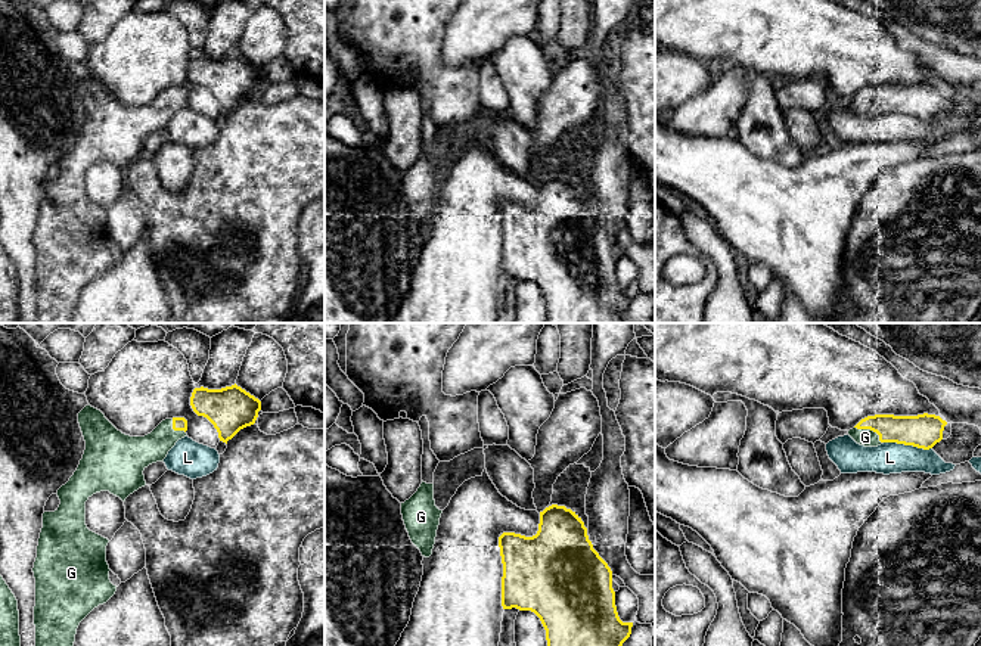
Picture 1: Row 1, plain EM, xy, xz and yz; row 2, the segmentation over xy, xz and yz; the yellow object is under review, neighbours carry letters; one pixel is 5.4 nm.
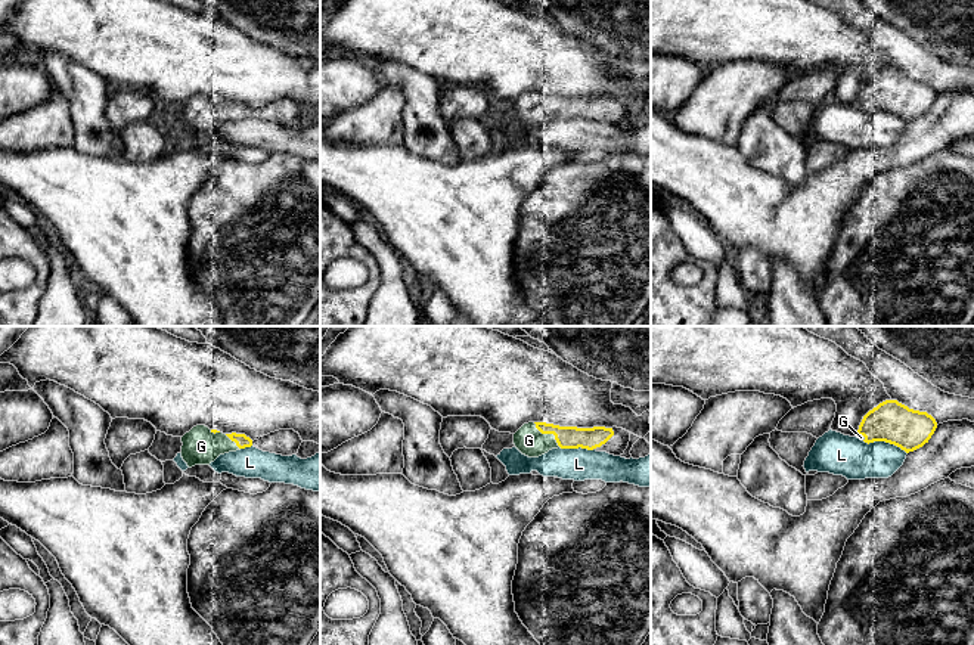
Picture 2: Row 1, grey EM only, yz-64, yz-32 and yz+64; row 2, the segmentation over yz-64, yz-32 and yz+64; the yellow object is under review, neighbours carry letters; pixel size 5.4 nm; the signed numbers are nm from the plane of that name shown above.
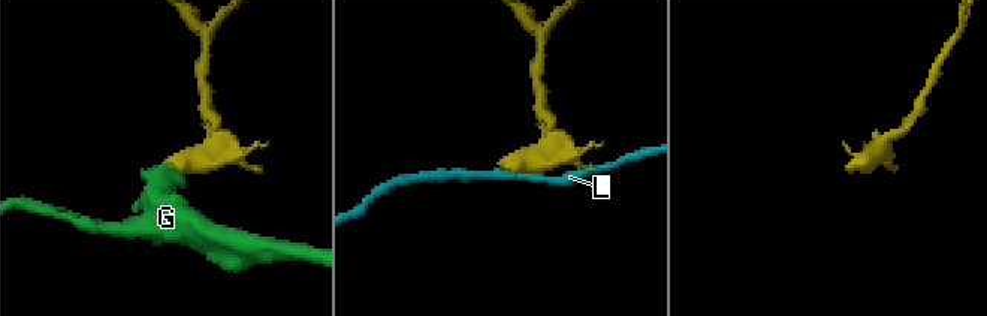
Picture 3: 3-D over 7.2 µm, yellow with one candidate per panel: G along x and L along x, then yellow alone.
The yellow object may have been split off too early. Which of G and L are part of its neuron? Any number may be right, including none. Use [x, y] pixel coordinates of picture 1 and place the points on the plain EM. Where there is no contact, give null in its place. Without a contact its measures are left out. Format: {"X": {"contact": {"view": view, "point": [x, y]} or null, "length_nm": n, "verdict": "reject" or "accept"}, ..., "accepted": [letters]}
{"G": {"contact": {"view": "yz", "point": [871, 99]}, "length_nm": 180, "verdict": "accept"}, "L": {"contact": {"view": "yz", "point": [907, 114]}, "length_nm": 260, "verdict": "reject"}, "accepted": ["G"]}

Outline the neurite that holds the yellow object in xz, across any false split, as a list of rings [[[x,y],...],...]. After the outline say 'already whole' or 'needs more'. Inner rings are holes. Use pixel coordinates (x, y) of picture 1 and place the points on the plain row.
[[[552,174],[540,181],[538,201],[533,206],[503,202],[499,206],[503,233],[502,276],[534,282],[544,299],[547,323],[621,323],[623,313],[630,307],[633,292],[623,292],[615,276],[612,240],[593,218],[581,187],[565,176]]] | already whole

